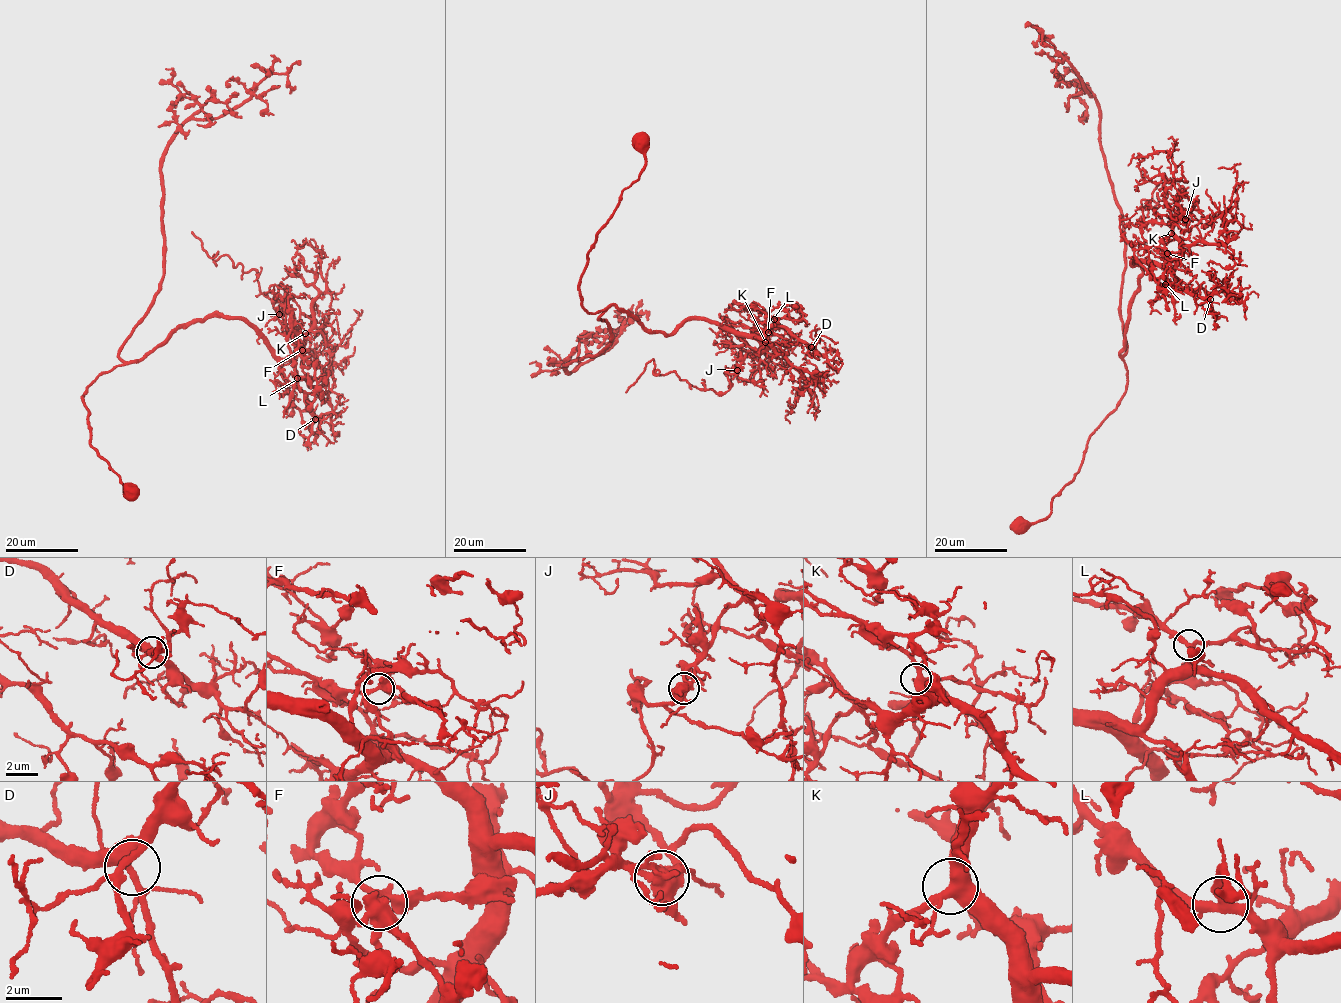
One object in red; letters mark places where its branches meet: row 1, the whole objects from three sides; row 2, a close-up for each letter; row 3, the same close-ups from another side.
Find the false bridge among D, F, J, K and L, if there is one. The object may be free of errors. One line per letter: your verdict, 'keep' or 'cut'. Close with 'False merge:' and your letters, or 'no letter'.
D: keep
F: keep
J: cut
K: keep
L: keep
False merge: J

